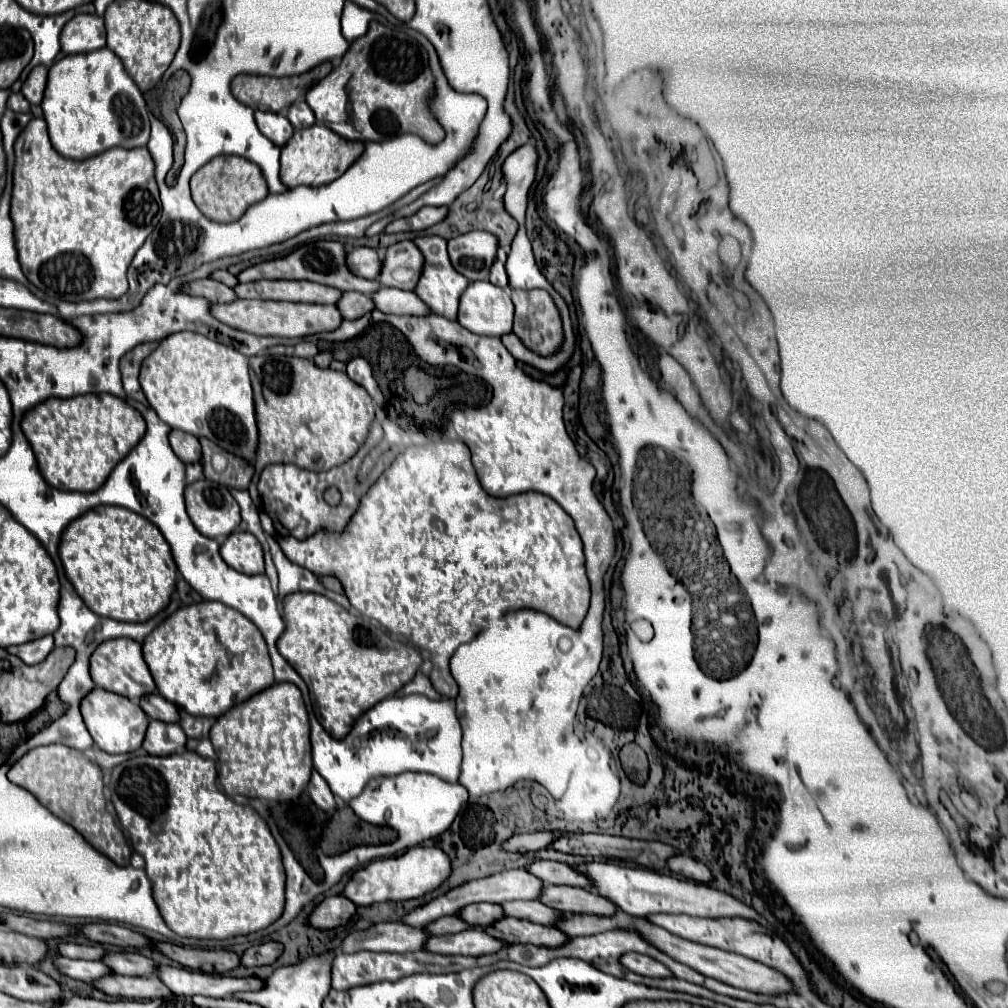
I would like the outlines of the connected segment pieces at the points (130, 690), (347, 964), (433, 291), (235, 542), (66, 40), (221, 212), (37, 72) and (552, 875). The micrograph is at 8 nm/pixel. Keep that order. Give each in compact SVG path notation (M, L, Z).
M127 637L103 641L93 651L93 655L89 659L89 673L91 673L91 679L97 687L103 687L107 691L115 691L115 693L125 695L133 701L139 701L139 697L143 697L147 693L155 693L155 683L153 683L151 673L143 661L143 655L141 655L141 643L127 639Z
M359 951L353 955L335 955L331 965L331 987L333 989L351 989L357 985L369 985L377 981L397 981L401 977L413 973L457 973L461 969L477 967L477 957L461 957L461 955L435 955L427 951L415 953L371 953Z
M415 237L413 243L423 253L423 271L421 271L421 277L419 277L413 293L433 313L441 313L443 317L455 319L457 317L457 307L459 307L459 297L465 291L465 287L469 285L469 281L463 279L459 273L455 273L455 269L451 267L449 257L447 257L447 241L443 237Z
M233 531L221 543L219 551L223 561L229 567L237 569L239 573L247 573L247 575L263 573L263 549L251 533Z
M75 15L61 31L61 51L65 55L89 53L105 47L105 27L99 15Z
M221 155L211 159L191 177L191 195L207 219L217 223L233 223L241 219L253 203L259 203L267 197L267 183L255 163L237 155Z
M37 65L29 77L23 83L23 95L31 105L39 105L43 91L45 91L45 83L47 83L47 67L45 65Z
M533 861L523 867L527 873L539 877L547 885L571 885L571 887L585 887L587 883L579 873L571 873L571 865L555 863L555 861Z

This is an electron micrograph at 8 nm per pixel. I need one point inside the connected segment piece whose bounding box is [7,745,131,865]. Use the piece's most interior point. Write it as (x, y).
(67, 782)

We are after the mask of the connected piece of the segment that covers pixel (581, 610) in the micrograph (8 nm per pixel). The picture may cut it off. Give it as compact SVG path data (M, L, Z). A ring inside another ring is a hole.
M439 441L439 443L427 443L427 445L413 445L403 449L395 461L381 473L381 477L377 479L377 483L371 485L371 489L361 497L357 513L349 519L349 525L341 531L341 533L333 533L327 529L317 531L315 535L311 535L305 541L291 541L291 539L279 539L279 545L283 549L283 553L287 555L289 561L313 571L315 575L333 575L339 579L349 603L365 617L379 621L385 629L389 629L395 635L405 635L407 641L411 641L415 647L429 651L431 653L431 663L433 669L429 673L431 685L435 687L437 693L441 693L443 697L455 697L457 693L457 685L449 673L449 657L453 655L453 651L461 645L471 641L471 637L477 635L477 631L481 629L481 621L487 619L497 619L498 616L503 616L507 611L513 609L535 609L541 613L547 613L549 617L557 619L563 625L569 627L577 627L589 609L589 581L585 575L585 557L583 557L583 545L581 539L575 531L575 525L571 521L571 517L567 513L563 513L561 505L557 501L553 501L547 495L535 493L535 491L527 491L521 495L511 495L505 499L495 499L489 497L475 475L475 469L471 465L471 455L469 449L463 441Z

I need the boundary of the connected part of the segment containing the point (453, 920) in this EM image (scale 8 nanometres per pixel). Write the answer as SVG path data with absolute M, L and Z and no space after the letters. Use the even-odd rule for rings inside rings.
M441 917L425 927L425 931L431 935L449 935L449 933L459 933L463 929L471 929L471 927L467 927L467 923L463 921L457 921L457 917Z

